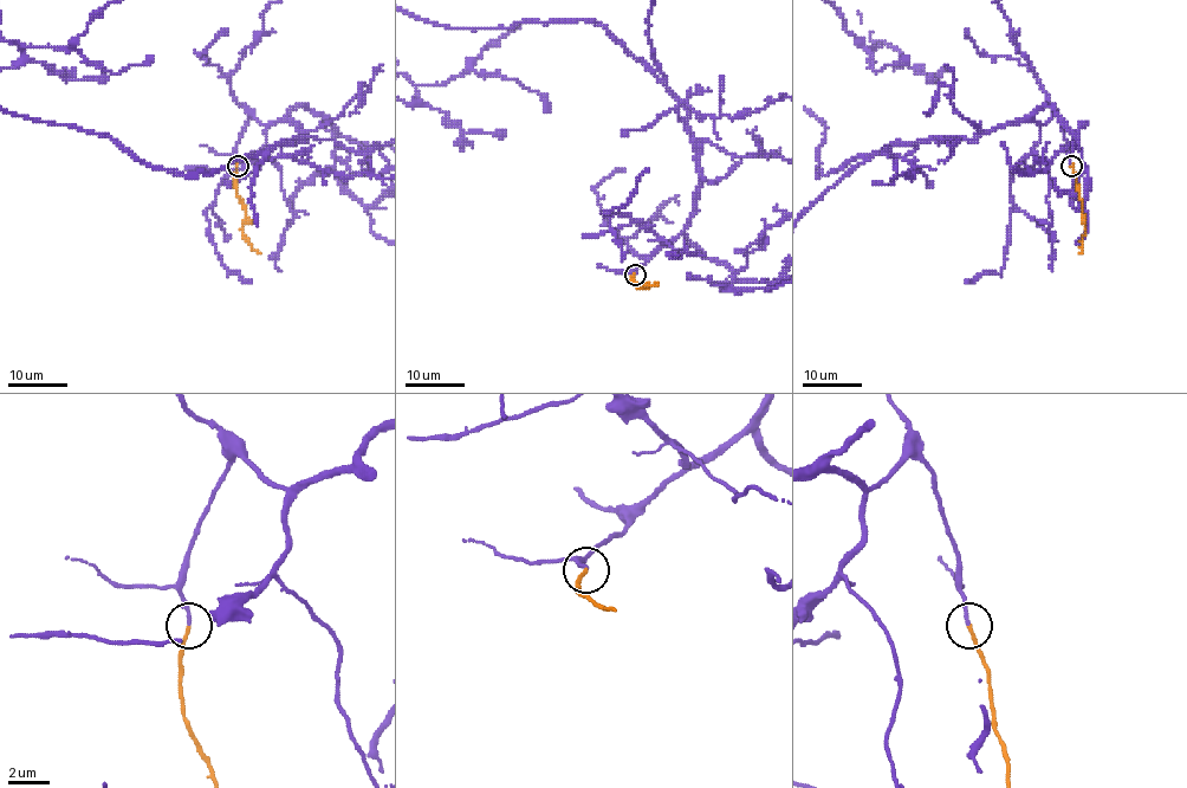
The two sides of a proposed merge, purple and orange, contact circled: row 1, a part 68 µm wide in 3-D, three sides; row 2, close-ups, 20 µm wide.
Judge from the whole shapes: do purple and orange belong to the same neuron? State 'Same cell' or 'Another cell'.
Same cell

